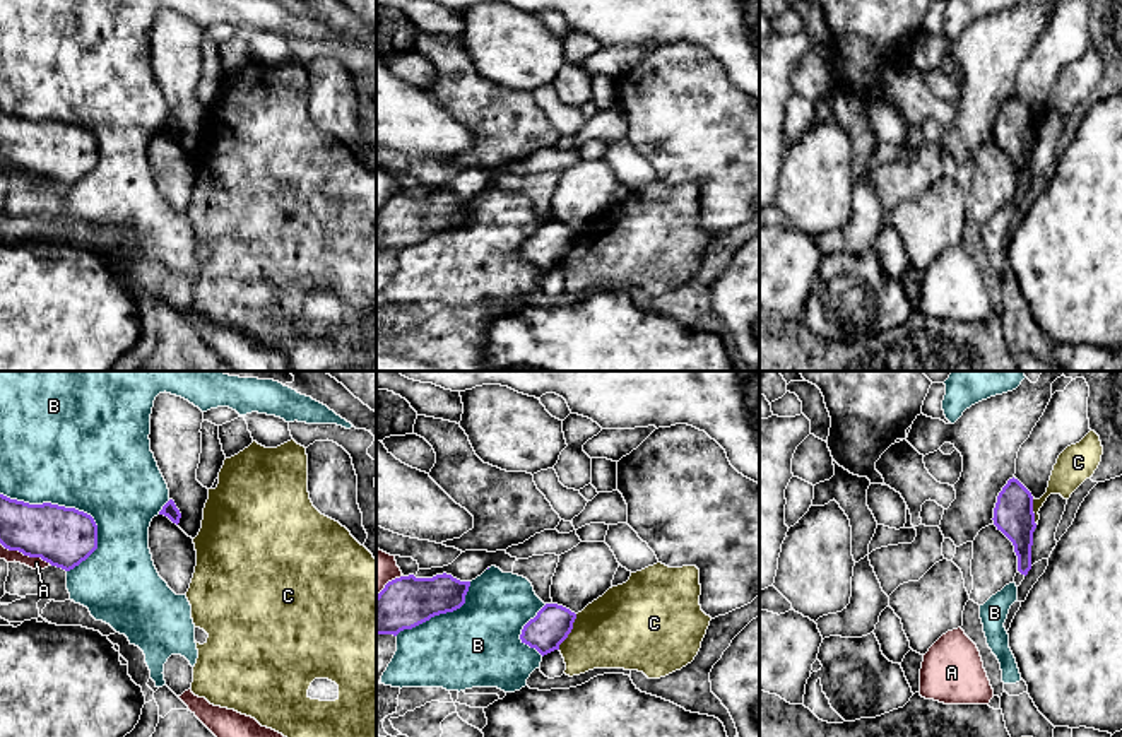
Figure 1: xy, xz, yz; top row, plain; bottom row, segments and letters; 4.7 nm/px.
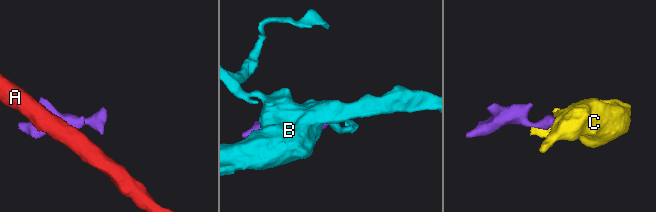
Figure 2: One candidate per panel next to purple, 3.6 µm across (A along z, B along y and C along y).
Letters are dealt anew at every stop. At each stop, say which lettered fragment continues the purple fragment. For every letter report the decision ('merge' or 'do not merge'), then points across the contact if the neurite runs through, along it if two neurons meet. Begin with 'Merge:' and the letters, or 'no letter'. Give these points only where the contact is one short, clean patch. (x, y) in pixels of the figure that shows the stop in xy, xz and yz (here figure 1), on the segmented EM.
Merge: no letter
A: do not merge
B: do not merge
C: do not merge; border xz (577, 614), (572, 631), (558, 648)

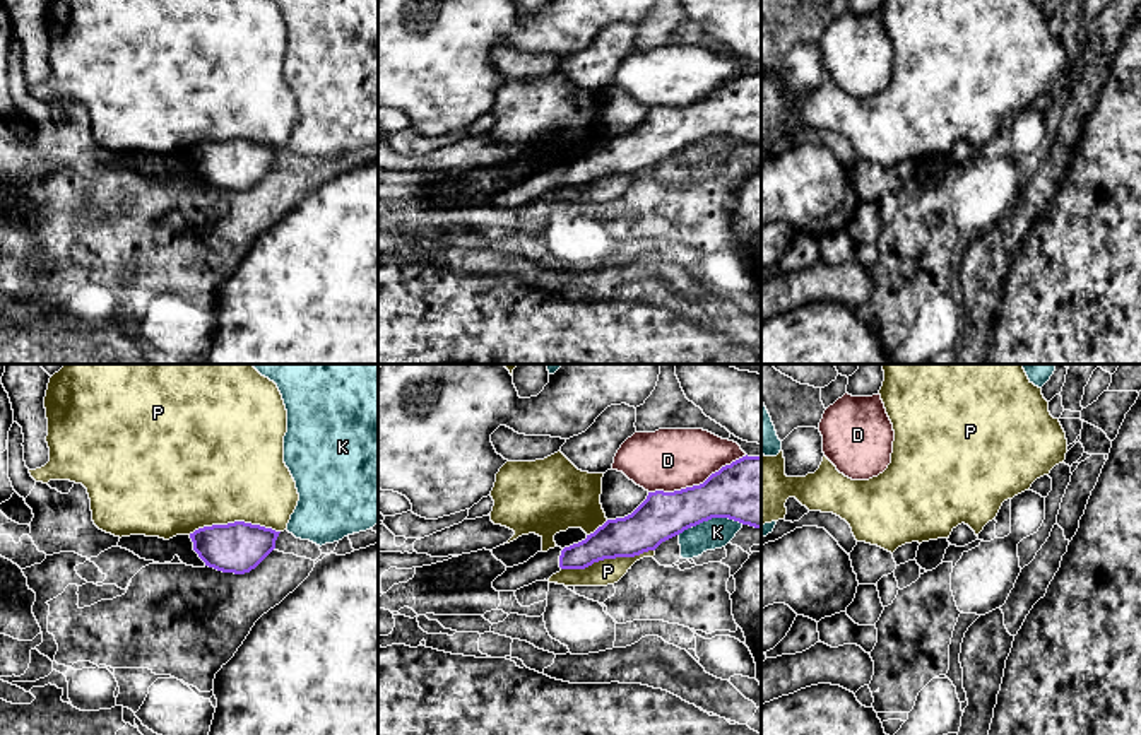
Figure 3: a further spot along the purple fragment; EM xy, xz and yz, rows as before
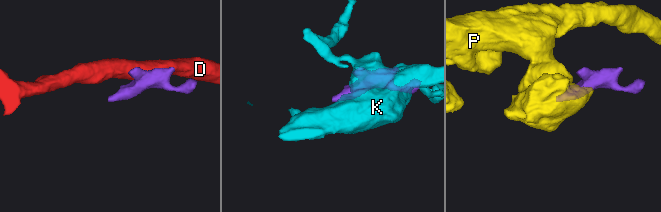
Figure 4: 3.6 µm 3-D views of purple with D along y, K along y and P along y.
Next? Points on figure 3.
Merge: no letter
D: do not merge
K: do not merge
P: do not merge

